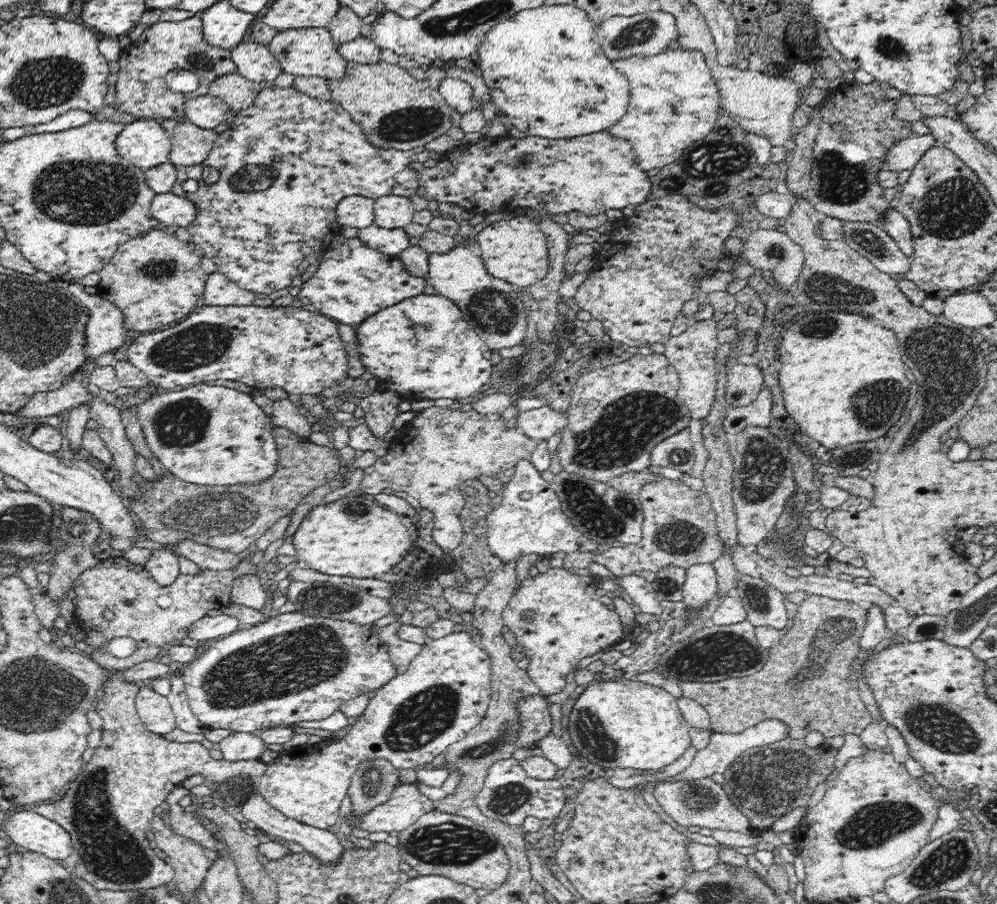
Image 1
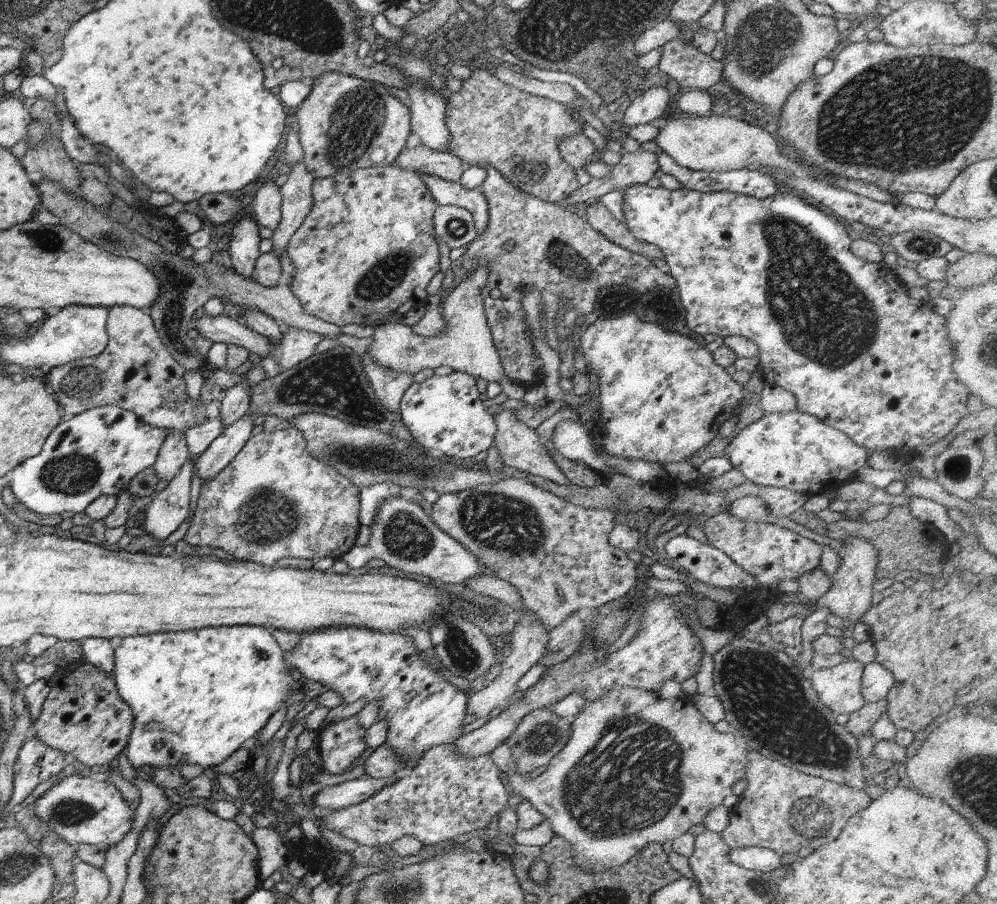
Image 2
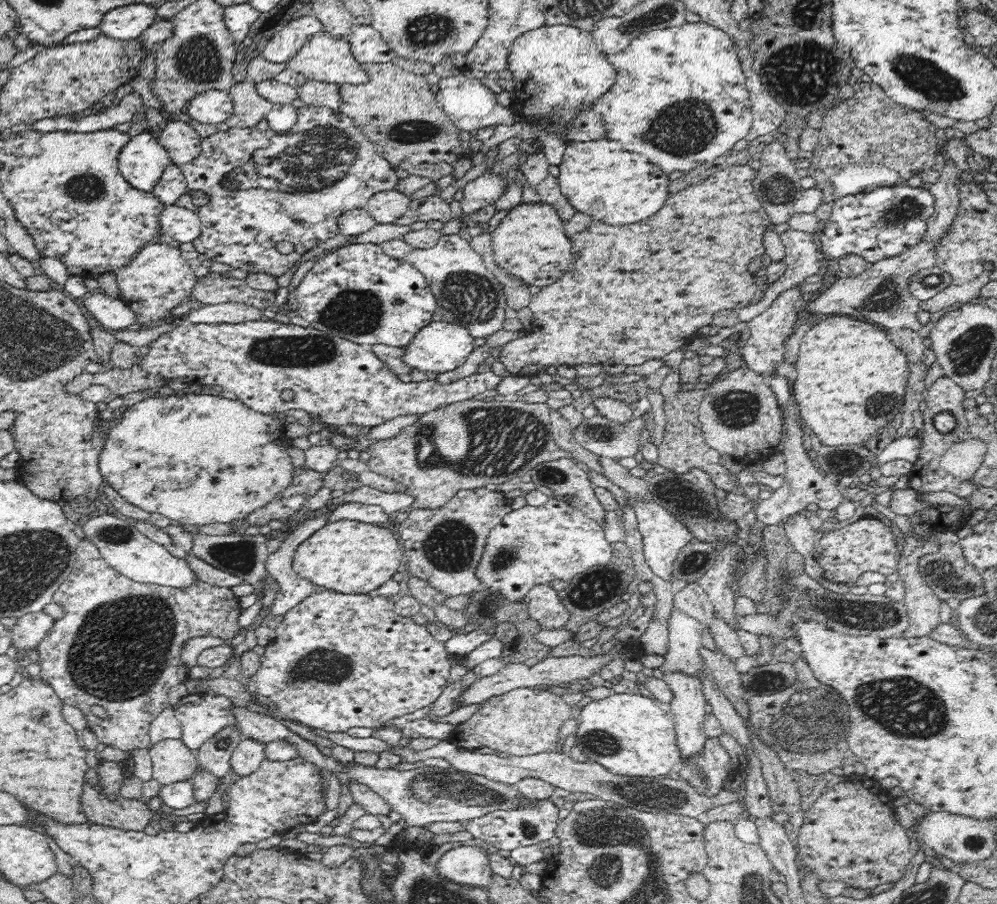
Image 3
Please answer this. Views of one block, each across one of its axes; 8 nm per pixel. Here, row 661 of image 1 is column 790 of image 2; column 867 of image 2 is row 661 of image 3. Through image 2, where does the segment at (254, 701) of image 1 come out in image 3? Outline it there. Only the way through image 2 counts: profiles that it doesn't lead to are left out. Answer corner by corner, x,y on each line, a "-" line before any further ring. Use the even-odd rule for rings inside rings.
319,589
318,592
308,595
300,604
288,610
284,614
284,620
277,624
275,628
277,636
265,647
265,652
261,656
261,667
257,675
248,682
251,693
264,705
268,705
266,714
274,718
296,721
313,729
320,728
326,732
347,732
350,728
356,727
379,729
390,720
412,714
420,708
436,703
436,700
444,693
444,688
449,685
452,657
446,650
445,643
436,640
427,625
414,623
411,617
400,616
394,608
395,599
376,594
342,594
333,590

